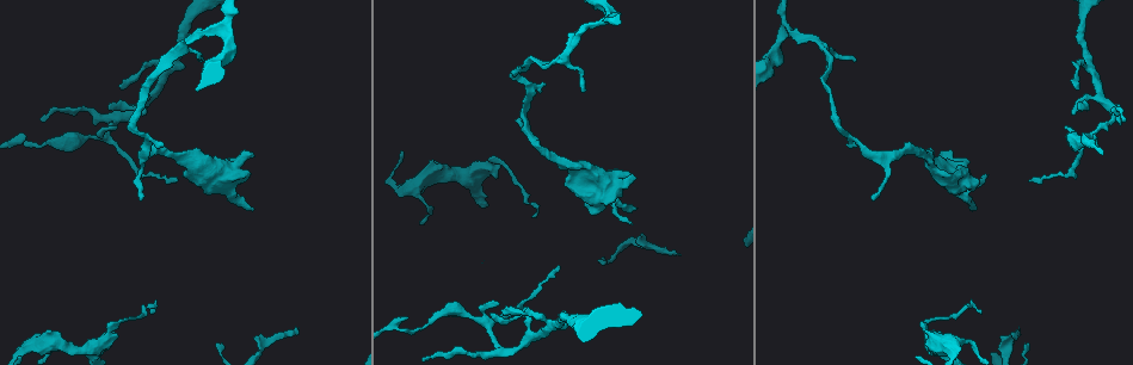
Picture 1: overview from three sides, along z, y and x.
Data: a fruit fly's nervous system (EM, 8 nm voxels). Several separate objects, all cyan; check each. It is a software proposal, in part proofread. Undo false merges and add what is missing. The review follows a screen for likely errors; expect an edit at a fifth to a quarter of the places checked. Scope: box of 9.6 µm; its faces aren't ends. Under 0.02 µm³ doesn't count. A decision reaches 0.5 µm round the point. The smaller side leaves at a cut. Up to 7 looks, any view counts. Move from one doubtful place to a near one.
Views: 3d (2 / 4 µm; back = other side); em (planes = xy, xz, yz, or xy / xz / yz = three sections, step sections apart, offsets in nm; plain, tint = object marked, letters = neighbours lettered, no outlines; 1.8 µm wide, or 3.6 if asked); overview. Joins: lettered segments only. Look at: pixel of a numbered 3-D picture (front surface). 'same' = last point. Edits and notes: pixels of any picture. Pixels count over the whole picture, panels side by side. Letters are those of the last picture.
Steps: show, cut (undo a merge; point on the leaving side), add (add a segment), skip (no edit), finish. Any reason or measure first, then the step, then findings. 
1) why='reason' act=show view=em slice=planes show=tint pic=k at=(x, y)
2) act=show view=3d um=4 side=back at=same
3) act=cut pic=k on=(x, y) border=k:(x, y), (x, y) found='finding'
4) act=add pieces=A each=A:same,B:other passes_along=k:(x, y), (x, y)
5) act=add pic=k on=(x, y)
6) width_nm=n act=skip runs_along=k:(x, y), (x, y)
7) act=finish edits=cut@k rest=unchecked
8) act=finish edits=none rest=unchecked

why='branch stops here' act=show view=3d um=4 pic=1 at=(679, 254)

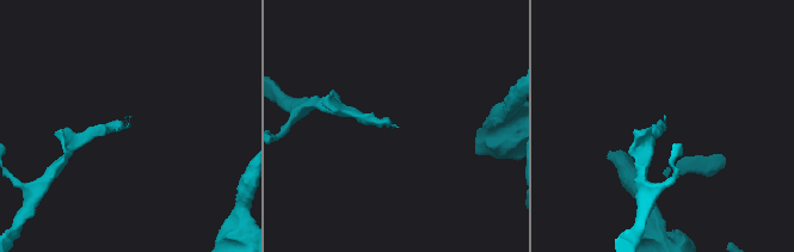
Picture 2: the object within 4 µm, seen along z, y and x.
why='now the EM' act=show view=em slice=xz step=8 show=tint pic=2 at=(394, 126)

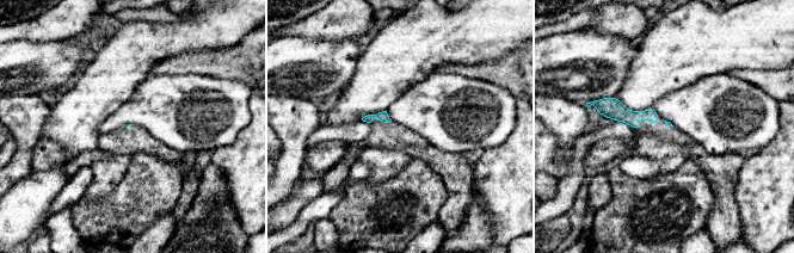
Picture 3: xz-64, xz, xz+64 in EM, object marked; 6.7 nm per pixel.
why='another direction' act=show view=em slice=planes show=letters at=same

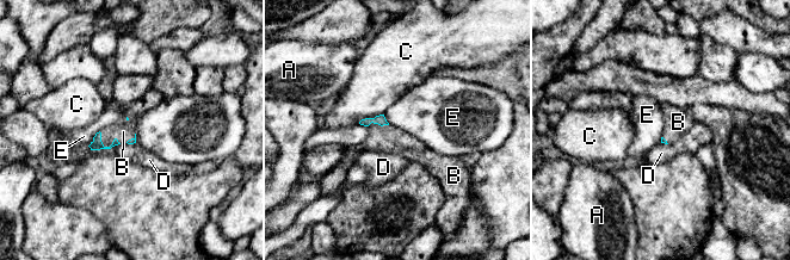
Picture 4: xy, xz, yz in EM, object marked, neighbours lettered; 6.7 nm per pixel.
act=add pieces=B each=A:other,B:same,C:other,D:other,E:other passes_along=4:(96, 144), (106, 147), (123, 131) found='it goes on there'

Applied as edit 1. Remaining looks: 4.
why='see it whole again' act=show view=overview

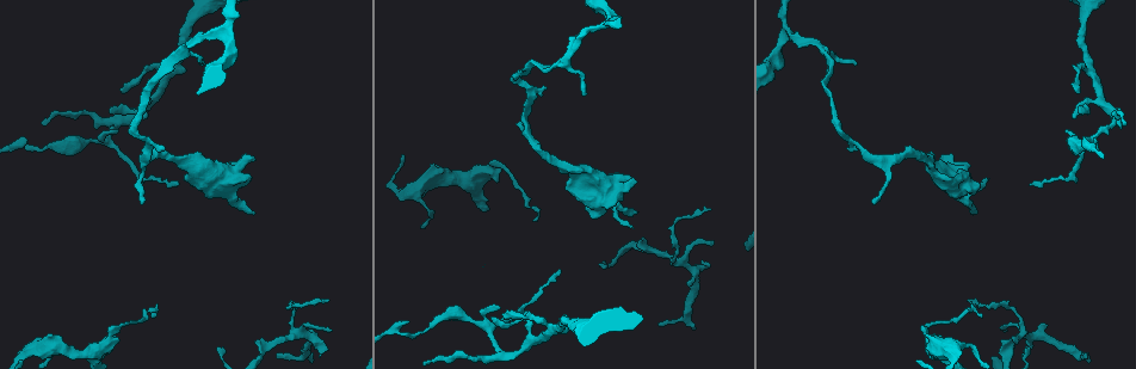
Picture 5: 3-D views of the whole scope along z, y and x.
why='free end' act=show view=em slice=yz step=8 show=tint pic=5 at=(658, 323)

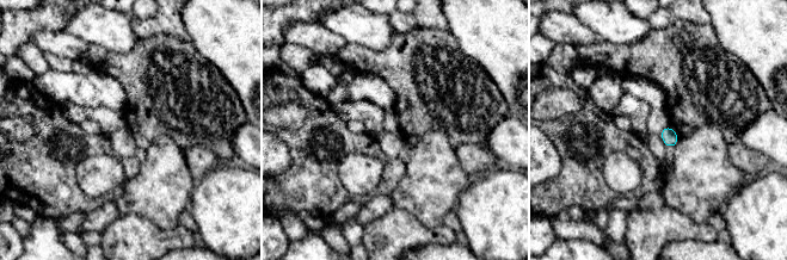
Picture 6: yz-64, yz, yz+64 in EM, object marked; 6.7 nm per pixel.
act=show view=em slice=planes show=letters at=same

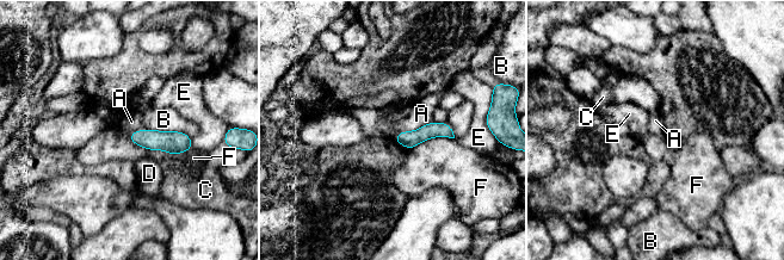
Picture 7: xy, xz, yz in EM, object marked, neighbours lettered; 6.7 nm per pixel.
act=skip each=A:other,B:other,C:other,D:other,E:other,F:other runs_along=7:(450, 134), (397, 137) found='no lettered segment goes on from it'

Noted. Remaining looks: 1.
act=finish edits=add@4 rest=unchecked

